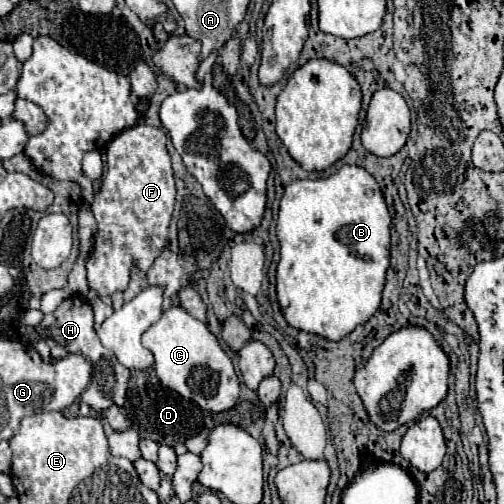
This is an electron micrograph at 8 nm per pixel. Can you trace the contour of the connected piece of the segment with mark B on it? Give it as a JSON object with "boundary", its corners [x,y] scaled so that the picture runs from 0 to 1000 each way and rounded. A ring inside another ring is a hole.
{"boundary":[[[679,327],[663,347],[655,351],[639,351],[639,355],[591,355],[583,363],[575,363],[563,375],[560,399],[556,399],[556,423],[552,423],[552,474],[556,474],[556,522],[548,534],[548,577],[552,577],[552,597],[556,597],[556,613],[567,629],[567,637],[595,657],[607,661],[627,661],[639,665],[655,677],[675,677],[679,669],[687,669],[694,657],[706,653],[706,645],[726,641],[754,609],[754,589],[758,589],[758,573],[762,573],[762,550],[766,550],[766,534],[774,526],[774,419],[766,411],[766,395],[762,383],[750,367],[750,359],[714,327]]]}

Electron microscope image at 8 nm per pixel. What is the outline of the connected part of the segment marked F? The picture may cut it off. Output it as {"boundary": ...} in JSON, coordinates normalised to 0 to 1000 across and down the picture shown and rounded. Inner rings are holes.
{"boundary":[[[270,244],[266,252],[234,264],[210,296],[210,339],[183,403],[183,423],[194,438],[194,462],[187,498],[171,526],[179,573],[187,573],[194,585],[222,585],[226,577],[242,577],[254,565],[262,522],[274,522],[282,538],[290,538],[306,522],[306,514],[333,486],[333,446],[345,419],[345,391],[349,371],[337,308],[329,300],[329,260],[321,252]]]}

